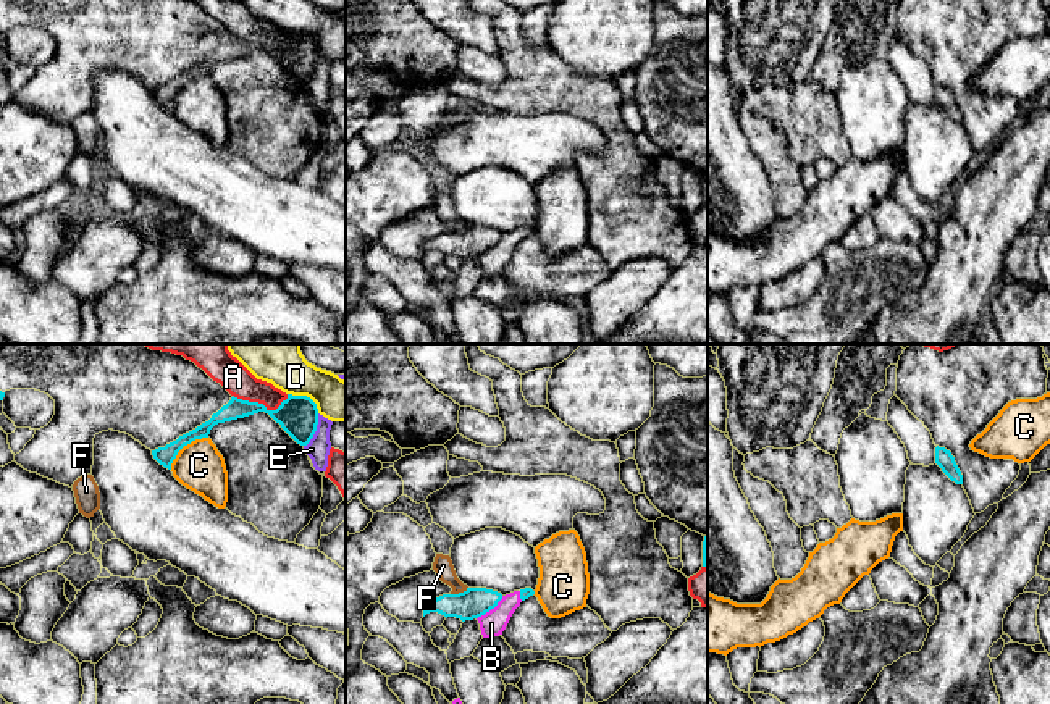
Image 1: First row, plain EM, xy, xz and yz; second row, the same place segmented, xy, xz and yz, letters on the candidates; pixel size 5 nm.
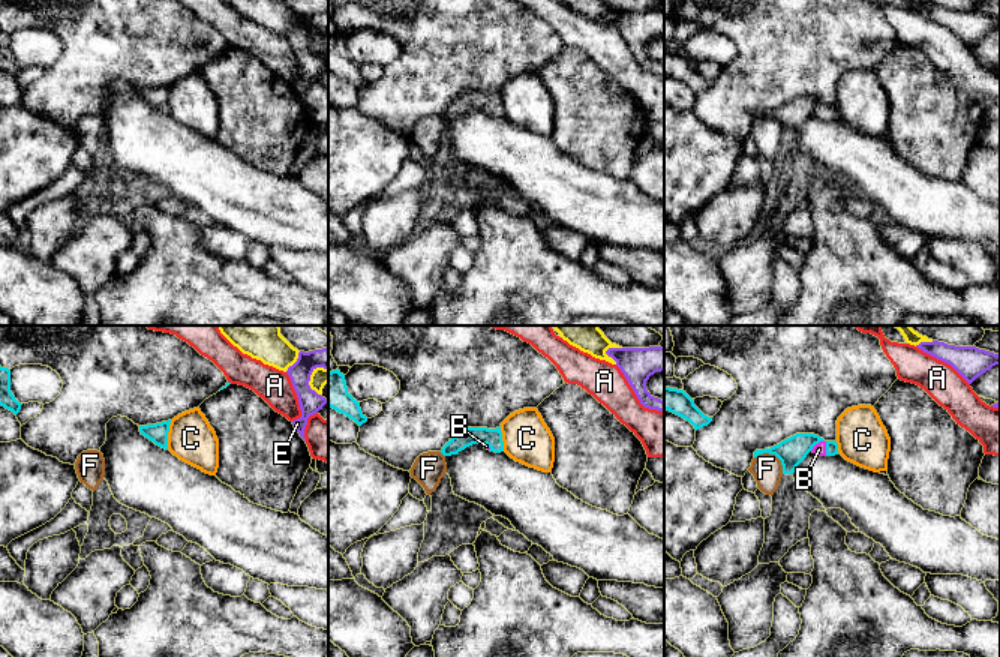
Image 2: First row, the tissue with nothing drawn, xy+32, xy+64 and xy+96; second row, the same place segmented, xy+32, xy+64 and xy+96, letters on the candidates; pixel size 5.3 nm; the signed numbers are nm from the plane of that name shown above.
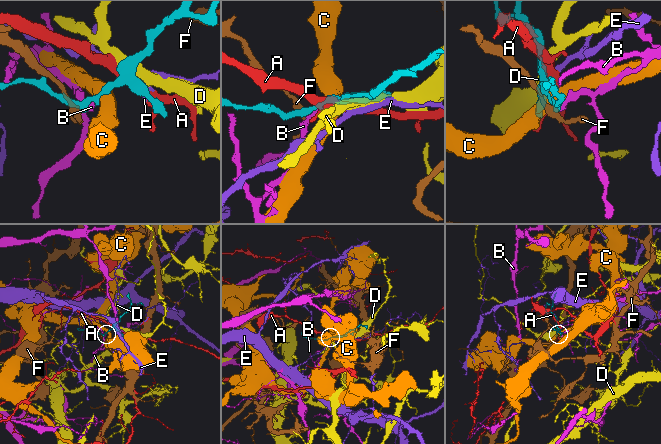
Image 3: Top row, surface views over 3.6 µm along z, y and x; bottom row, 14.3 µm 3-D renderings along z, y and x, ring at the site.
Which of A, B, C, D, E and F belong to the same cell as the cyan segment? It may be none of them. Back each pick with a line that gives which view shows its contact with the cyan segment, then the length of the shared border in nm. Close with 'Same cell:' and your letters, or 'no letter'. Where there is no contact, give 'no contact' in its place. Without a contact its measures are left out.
Same cell: no letter

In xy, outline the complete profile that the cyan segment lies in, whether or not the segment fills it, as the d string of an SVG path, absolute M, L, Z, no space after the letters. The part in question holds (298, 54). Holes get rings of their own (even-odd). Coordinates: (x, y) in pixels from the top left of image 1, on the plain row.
M288 32L276 48L268 48L263 42L249 40L237 36L223 44L212 57L195 68L179 74L176 79L152 89L153 97L171 108L178 90L195 78L208 76L210 68L225 60L244 57L258 50L268 52L281 66L300 84L307 84L313 76L318 63L317 42L307 34Z

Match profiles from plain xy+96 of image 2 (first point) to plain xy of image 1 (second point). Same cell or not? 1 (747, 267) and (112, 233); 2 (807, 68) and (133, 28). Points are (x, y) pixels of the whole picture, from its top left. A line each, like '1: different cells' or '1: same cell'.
1: same cell
2: same cell

